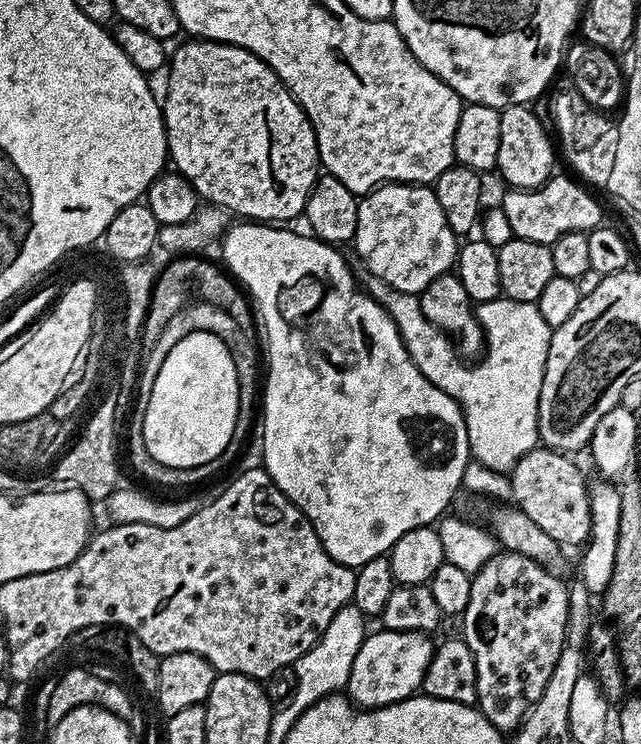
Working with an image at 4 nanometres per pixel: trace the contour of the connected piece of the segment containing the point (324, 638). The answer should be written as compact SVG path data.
M355 603L347 604L342 610L338 610L338 614L334 614L330 626L326 626L326 630L320 633L315 646L296 660L296 693L281 708L279 705L279 723L281 720L284 726L291 726L314 702L347 689L350 666L354 666L354 654L358 654L366 635L364 623L366 617L356 609Z

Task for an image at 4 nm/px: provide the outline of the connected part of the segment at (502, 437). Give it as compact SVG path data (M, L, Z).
M363 266L357 267L354 275L360 287L388 311L394 326L398 326L398 334L414 366L418 366L418 370L430 383L438 386L438 390L452 396L460 405L468 431L468 450L471 459L479 467L489 468L491 472L511 473L512 467L521 457L531 448L537 447L540 438L538 402L542 394L542 374L546 370L546 354L550 350L553 329L546 322L546 318L542 318L535 304L514 302L503 298L477 303L474 311L484 331L486 351L475 362L465 362L450 337L438 326L434 326L434 322L430 322L426 314L422 314L420 297L417 293L398 290Z

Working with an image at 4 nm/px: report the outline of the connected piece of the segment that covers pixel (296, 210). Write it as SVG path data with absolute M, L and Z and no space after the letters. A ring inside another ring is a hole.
M192 38L187 42L189 44L182 45L173 56L171 53L170 63L166 68L168 93L162 96L164 133L168 135L168 155L171 163L176 163L175 171L188 180L201 201L224 209L225 213L237 212L240 215L237 217L248 222L292 222L288 220L294 219L295 216L299 217L303 213L308 196L312 193L312 187L316 184L318 169L321 167L316 135L312 129L312 123L308 121L308 116L300 109L300 103L293 98L288 87L277 78L276 71L269 64L258 59L254 53L233 44L219 44L213 40Z

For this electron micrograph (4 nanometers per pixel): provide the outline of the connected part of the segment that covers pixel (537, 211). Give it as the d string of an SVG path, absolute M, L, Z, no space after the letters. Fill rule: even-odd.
M553 175L541 188L514 188L505 191L502 207L506 214L506 219L510 222L510 230L513 237L517 240L525 240L526 242L542 242L551 245L558 242L558 238L562 238L562 234L570 234L571 232L593 232L596 228L601 227L605 223L604 212L600 209L600 204L583 188L583 183L575 184L568 176Z

